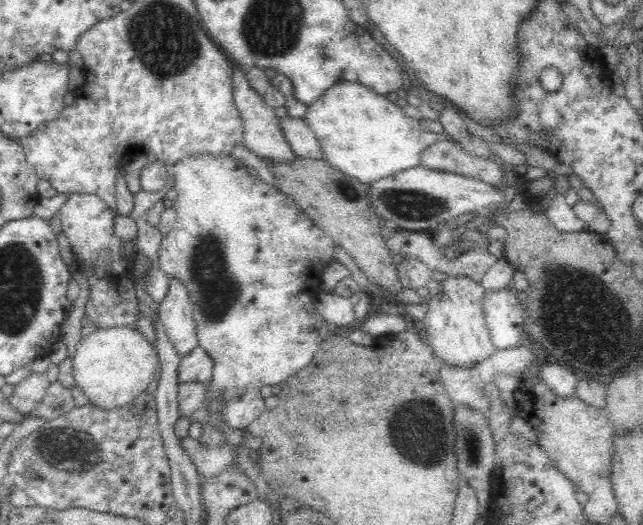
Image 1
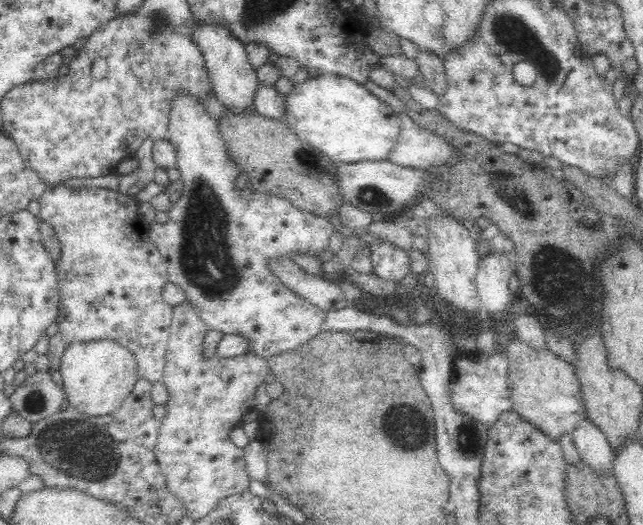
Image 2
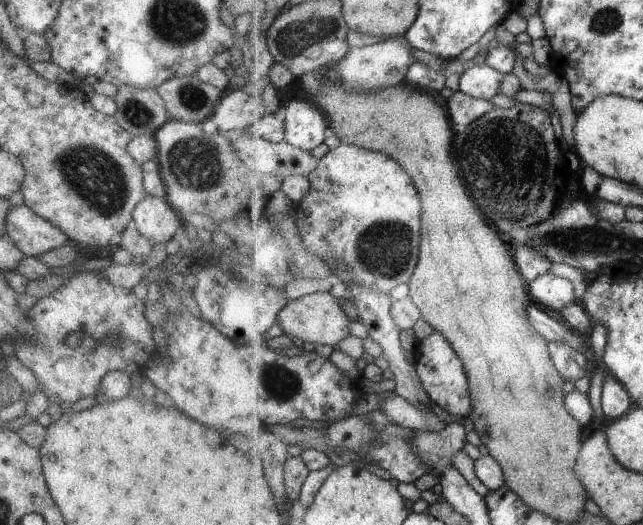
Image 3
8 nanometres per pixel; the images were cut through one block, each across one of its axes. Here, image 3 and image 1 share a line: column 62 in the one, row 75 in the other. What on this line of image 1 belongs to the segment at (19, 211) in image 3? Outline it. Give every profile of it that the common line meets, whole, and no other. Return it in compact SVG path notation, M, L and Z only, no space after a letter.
M234 64L232 73L233 82L233 101L238 109L241 121L243 122L243 140L244 147L252 151L254 155L271 163L291 163L298 156L292 150L290 143L286 140L279 119L275 116L275 110L266 105L263 97L260 97L250 85L244 75L244 69Z

